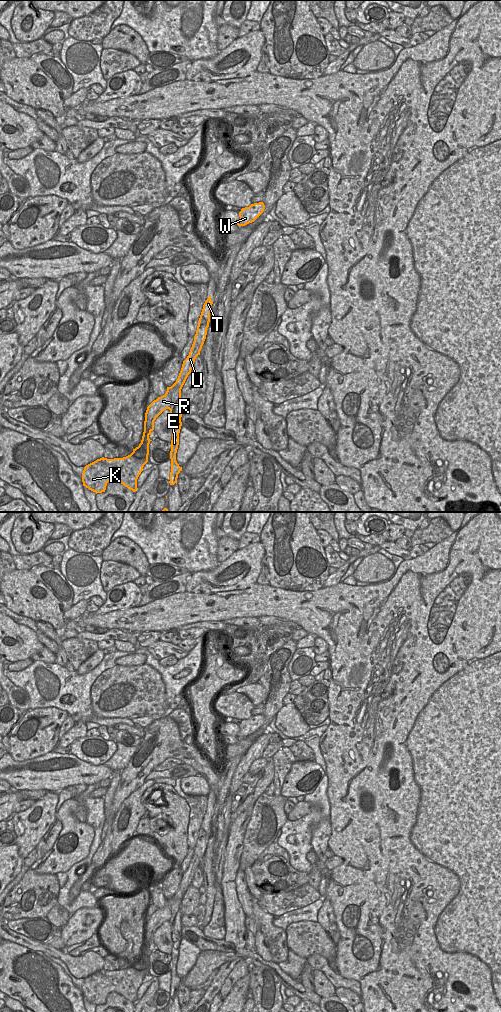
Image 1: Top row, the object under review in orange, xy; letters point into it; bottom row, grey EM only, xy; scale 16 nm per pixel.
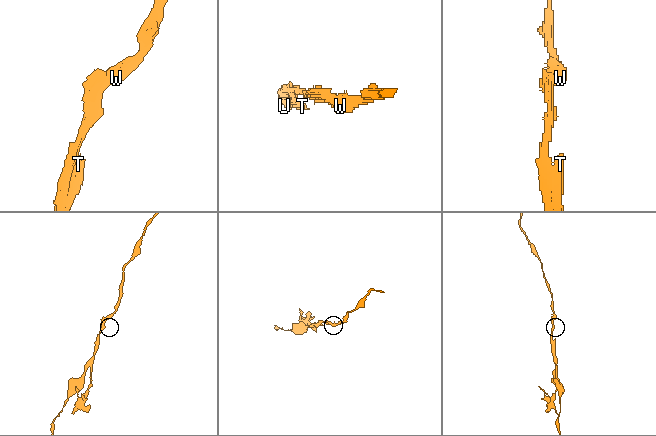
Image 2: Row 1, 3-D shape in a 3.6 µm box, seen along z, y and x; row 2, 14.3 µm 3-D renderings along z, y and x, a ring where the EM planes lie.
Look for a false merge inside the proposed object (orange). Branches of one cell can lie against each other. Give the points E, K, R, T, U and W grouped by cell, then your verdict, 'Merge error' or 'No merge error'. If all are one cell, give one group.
Groups: E T U / K R W. Merge error

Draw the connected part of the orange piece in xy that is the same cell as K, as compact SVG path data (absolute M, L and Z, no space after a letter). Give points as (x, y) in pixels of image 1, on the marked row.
M170 390L154 400L145 413L144 432L141 443L133 449L133 452L123 458L100 458L86 465L82 473L83 486L97 493L105 492L107 483L116 480L128 489L135 492L137 479L148 462L149 444L152 440L149 436L154 430L154 421L166 409L170 409L172 400Z

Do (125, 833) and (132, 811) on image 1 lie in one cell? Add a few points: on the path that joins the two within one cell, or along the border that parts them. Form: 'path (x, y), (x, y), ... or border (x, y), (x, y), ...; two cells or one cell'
path (126, 828), (130, 816); one cell

